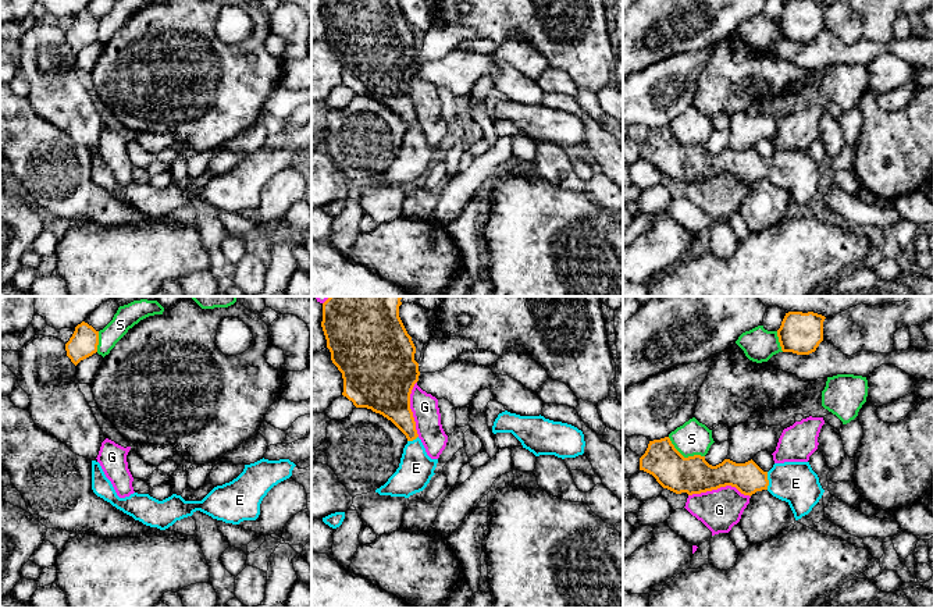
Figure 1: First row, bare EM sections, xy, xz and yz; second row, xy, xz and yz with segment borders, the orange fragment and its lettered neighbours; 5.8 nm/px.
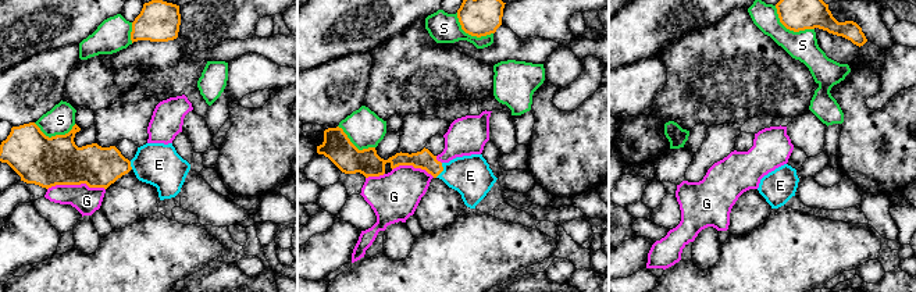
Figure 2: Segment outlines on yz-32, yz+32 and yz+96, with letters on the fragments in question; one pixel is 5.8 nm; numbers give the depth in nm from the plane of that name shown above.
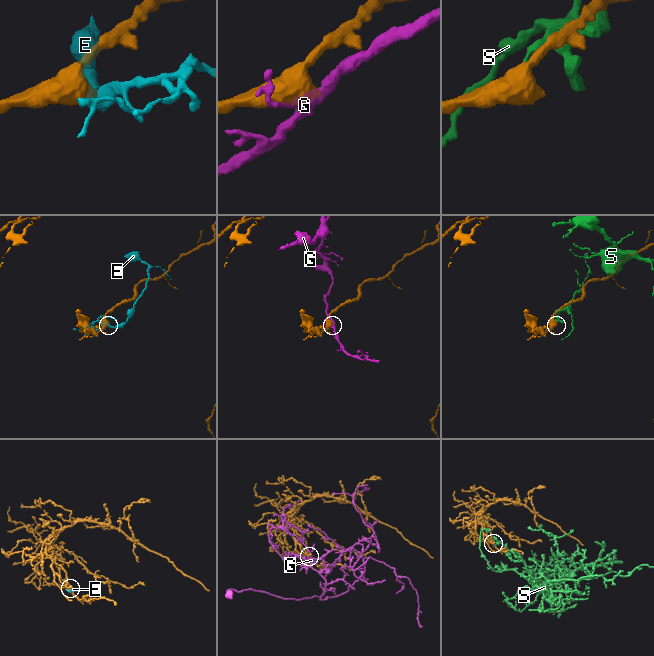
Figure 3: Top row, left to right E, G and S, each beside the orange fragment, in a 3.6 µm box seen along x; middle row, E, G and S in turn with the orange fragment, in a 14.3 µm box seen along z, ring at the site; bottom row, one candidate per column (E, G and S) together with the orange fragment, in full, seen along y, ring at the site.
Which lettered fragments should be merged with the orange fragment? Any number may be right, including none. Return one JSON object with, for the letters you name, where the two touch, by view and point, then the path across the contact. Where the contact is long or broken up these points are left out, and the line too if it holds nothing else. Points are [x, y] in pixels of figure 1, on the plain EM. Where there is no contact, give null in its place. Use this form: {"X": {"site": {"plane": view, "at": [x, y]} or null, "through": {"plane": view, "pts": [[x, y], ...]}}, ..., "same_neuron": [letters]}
{"E": {"site": {"plane": "yz", "at": [768, 169]}, "through": {"plane": "yz", "pts": [[748, 166], [768, 169], [796, 171]]}}, "same_neuron": ["E"]}

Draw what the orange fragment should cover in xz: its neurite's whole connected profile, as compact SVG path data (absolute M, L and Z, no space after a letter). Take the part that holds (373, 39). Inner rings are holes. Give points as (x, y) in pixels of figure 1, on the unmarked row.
M323 0L321 15L331 49L342 61L343 81L356 96L367 96L391 109L407 127L399 156L375 178L380 184L405 185L423 179L435 163L438 147L431 147L419 127L410 97L410 82L419 70L416 35L399 0Z

